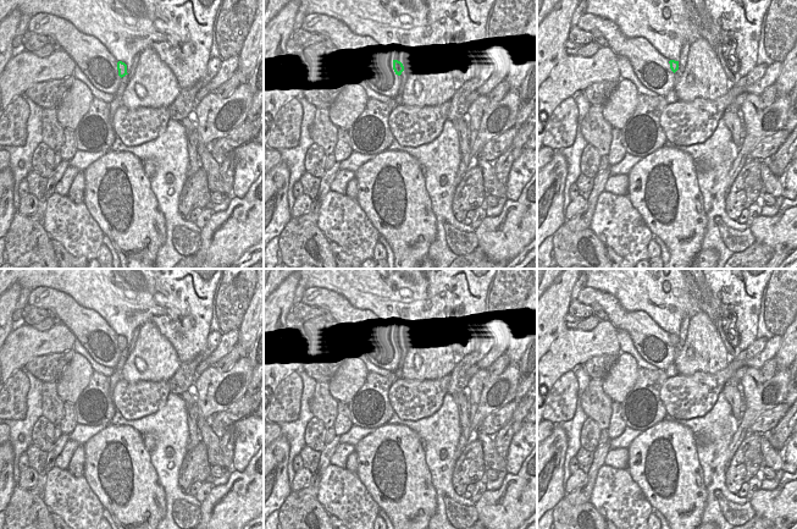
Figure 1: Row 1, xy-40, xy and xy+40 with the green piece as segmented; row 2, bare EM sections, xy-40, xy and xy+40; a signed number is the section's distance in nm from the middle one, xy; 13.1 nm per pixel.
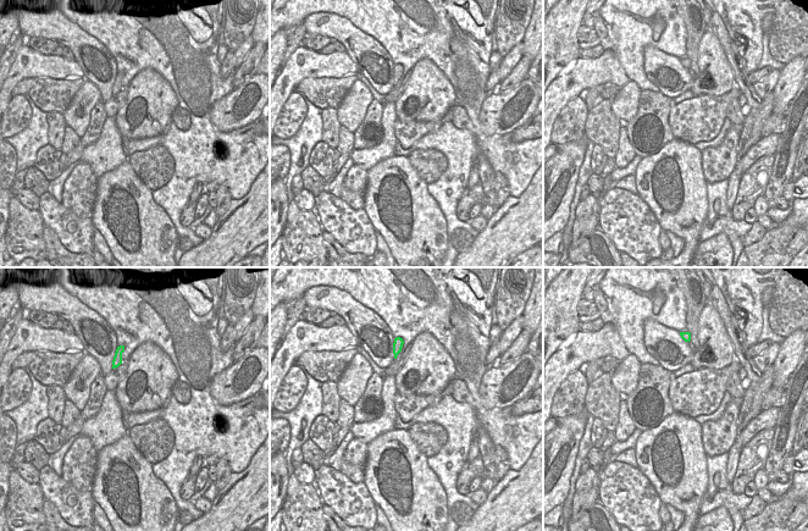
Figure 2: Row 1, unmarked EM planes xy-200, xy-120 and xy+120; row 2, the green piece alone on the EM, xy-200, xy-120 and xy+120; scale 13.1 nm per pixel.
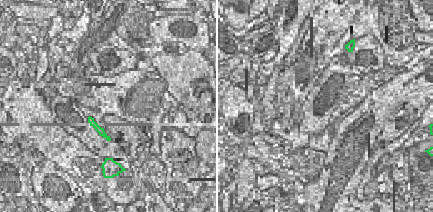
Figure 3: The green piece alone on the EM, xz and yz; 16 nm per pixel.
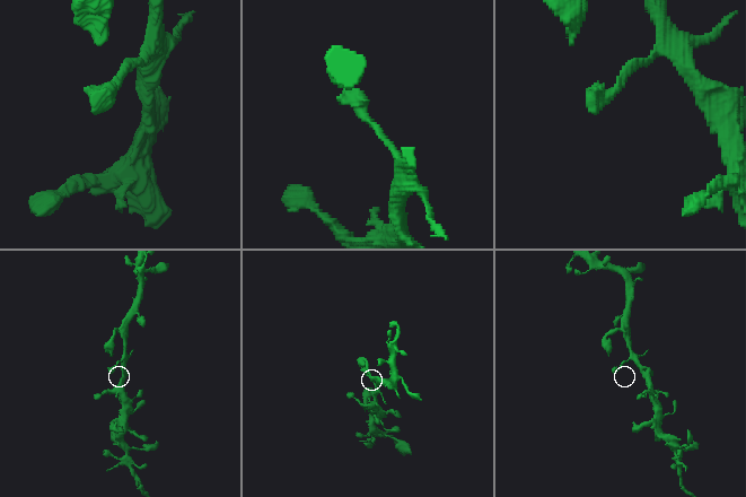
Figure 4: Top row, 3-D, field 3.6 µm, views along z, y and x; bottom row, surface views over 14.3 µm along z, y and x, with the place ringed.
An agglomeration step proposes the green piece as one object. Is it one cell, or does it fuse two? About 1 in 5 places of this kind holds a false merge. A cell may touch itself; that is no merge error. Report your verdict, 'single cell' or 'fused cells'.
single cell

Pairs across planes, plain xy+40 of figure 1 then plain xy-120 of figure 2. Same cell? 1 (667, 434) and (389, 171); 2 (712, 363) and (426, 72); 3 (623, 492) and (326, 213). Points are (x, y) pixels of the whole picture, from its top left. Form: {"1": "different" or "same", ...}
{"1": "same", "2": "same", "3": "same"}

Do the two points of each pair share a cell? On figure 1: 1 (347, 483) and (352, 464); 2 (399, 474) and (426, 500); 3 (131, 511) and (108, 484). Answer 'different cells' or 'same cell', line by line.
1: different cells
2: same cell
3: same cell

